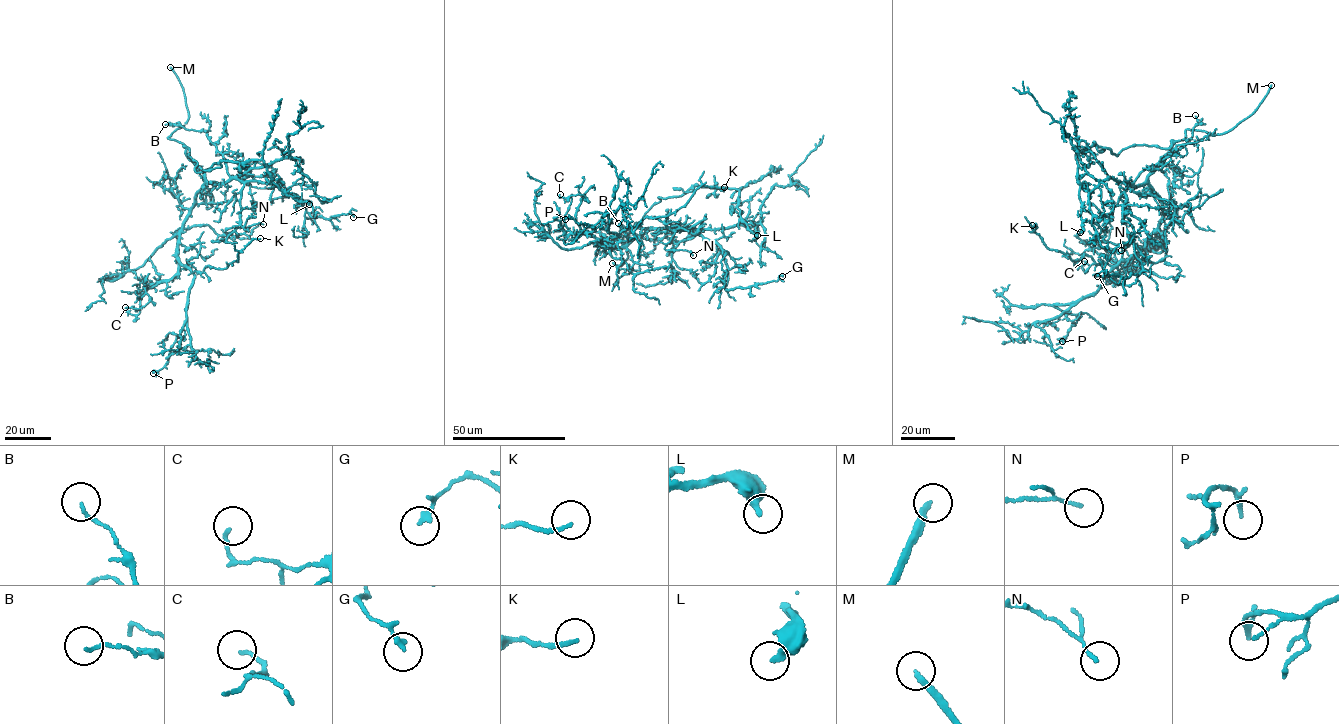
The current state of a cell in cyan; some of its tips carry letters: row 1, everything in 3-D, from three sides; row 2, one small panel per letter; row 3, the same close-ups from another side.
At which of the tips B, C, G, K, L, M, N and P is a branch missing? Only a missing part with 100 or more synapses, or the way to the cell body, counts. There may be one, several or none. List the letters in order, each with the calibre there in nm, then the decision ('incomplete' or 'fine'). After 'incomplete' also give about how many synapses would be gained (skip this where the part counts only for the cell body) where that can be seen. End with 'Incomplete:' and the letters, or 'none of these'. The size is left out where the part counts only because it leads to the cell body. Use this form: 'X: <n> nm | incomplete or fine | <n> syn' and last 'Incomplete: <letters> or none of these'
B: 130 nm | fine
C: 120 nm | fine
G: 110 nm | fine
K: 140 nm | fine
L: 360 nm | fine
M: 240 nm | incomplete
N: 110 nm | fine
P: 130 nm | fine
Incomplete: M

